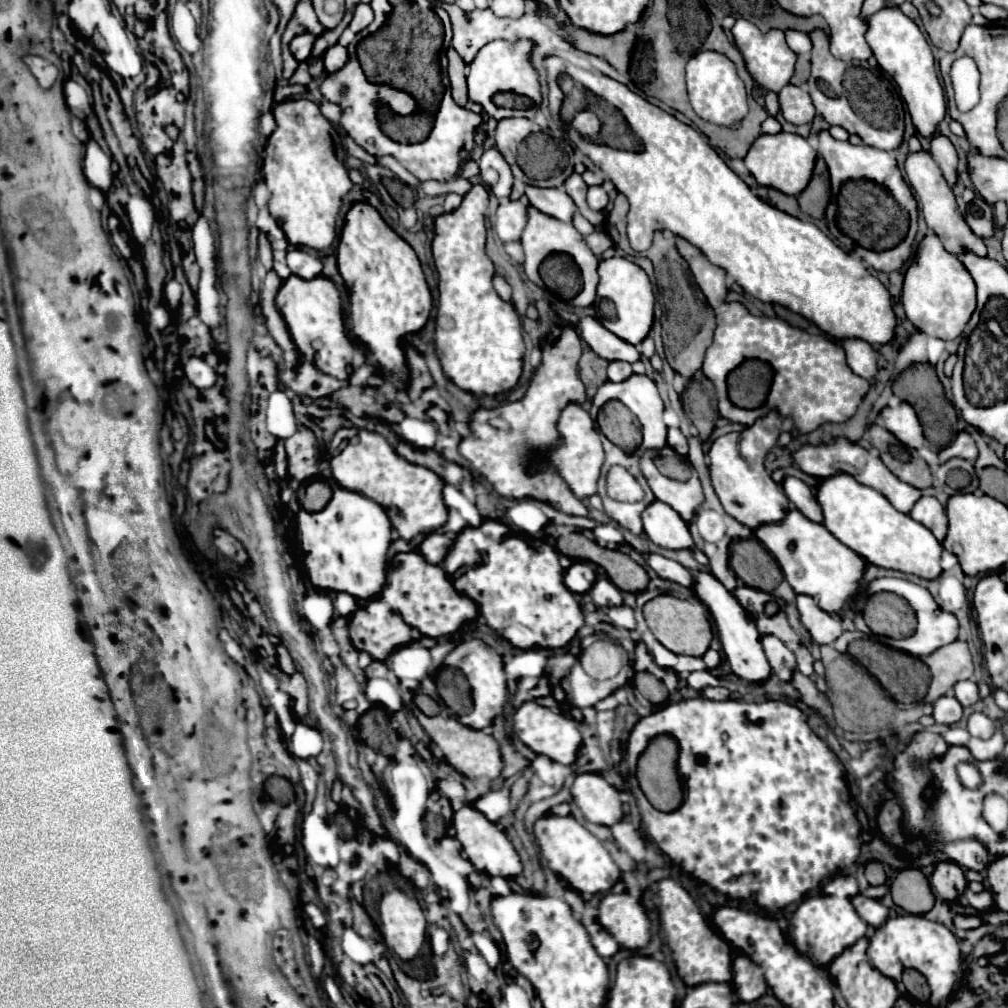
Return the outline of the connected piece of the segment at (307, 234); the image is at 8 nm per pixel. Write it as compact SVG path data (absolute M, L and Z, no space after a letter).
M287 100L273 108L277 128L269 138L263 158L265 184L271 192L269 212L295 246L325 250L337 238L336 223L341 198L351 190L343 164L343 146L333 124L311 100Z

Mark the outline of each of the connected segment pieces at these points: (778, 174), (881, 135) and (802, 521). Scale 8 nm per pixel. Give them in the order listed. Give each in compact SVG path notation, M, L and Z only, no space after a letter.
M779 132L773 136L761 134L753 142L749 154L745 156L745 166L749 168L749 172L755 176L755 180L761 186L769 186L769 188L775 188L783 194L797 196L807 188L807 184L813 176L815 158L817 158L817 152L799 134L789 134L789 132Z
M815 30L809 36L813 40L813 52L807 88L817 114L821 114L829 124L841 126L849 134L857 134L867 146L897 150L905 134L905 108L901 96L881 84L871 70L861 66L861 62L841 62L833 58L827 46L827 38L821 30Z
M791 510L779 526L765 524L757 528L755 536L777 558L783 576L791 584L795 594L811 596L825 612L833 612L837 616L843 614L845 606L859 590L859 582L867 566L865 558L861 558L857 552L841 544L823 524L805 518L799 510Z

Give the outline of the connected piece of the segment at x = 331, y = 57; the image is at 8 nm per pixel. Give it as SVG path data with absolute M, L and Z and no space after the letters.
M335 44L325 52L323 62L325 62L325 72L329 74L337 72L337 68L343 68L347 62L347 50L341 44Z

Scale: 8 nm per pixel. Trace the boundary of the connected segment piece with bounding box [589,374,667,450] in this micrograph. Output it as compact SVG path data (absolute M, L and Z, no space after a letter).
M629 376L625 382L605 382L597 394L595 394L591 401L591 408L589 414L591 418L595 420L599 408L607 402L607 400L621 400L641 422L643 426L643 448L651 448L651 450L659 450L659 448L665 448L667 446L667 426L663 422L663 400L657 392L657 386L655 382L649 378L649 376Z

